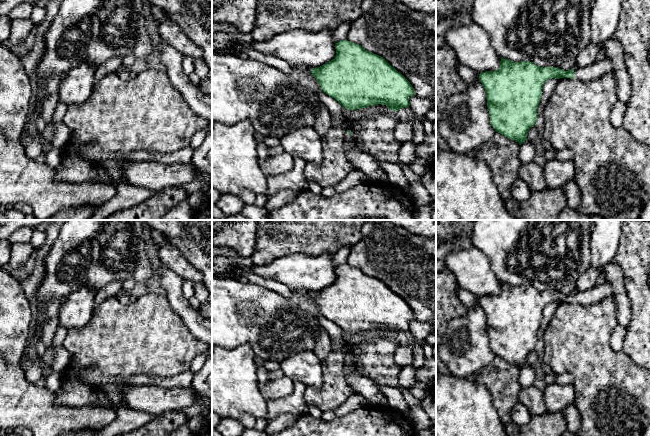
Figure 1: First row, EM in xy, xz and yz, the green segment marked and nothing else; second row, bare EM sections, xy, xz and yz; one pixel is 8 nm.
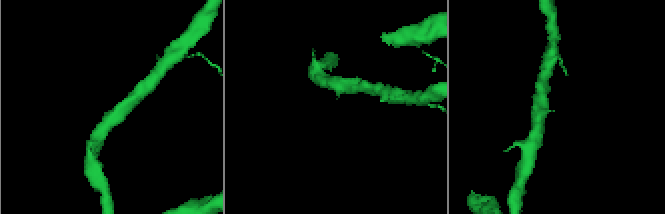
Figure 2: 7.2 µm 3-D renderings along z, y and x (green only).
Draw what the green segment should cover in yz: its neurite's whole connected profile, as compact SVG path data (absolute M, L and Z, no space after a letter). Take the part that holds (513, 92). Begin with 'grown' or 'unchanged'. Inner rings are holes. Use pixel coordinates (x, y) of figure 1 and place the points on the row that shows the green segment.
grown | M501 58L497 71L479 74L486 91L490 123L496 132L520 145L527 140L528 130L535 125L537 108L544 83L552 78L594 80L612 71L609 58L594 64L565 71L558 67L539 67L530 61L513 62Z

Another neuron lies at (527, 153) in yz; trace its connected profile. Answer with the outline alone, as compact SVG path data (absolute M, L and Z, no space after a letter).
M526 140L520 146L519 158L522 164L530 163L533 161L536 154L536 150L532 141Z

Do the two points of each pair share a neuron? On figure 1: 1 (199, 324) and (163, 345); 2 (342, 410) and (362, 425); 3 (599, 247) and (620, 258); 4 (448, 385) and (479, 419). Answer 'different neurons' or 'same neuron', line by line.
1: different neurons
2: different neurons
3: different neurons
4: same neuron

